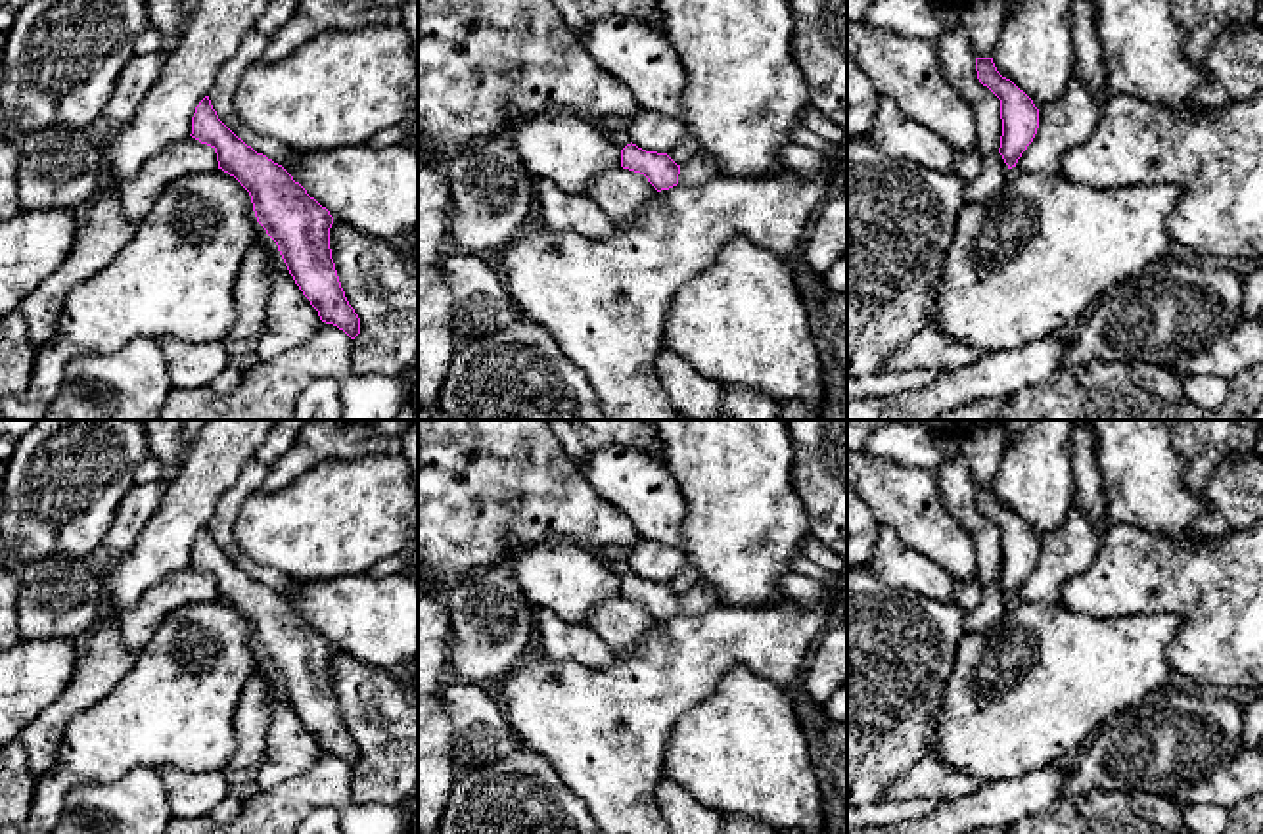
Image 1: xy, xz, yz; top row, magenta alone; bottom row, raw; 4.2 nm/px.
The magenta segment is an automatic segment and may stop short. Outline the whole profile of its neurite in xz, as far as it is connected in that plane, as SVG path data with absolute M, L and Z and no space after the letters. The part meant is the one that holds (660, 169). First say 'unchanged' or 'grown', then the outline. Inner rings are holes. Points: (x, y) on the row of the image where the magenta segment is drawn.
unchanged; M632 142L621 150L621 167L644 174L657 192L678 184L680 165L667 153L646 151Z

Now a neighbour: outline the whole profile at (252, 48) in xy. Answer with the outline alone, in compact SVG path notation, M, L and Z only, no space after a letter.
M255 31L247 33L236 54L220 67L213 88L209 90L209 100L218 119L247 146L251 146L257 153L266 155L274 163L286 167L293 159L293 150L286 144L266 138L245 127L234 109L234 96L243 77L245 69L255 61L263 59L268 46L268 36L259 35Z

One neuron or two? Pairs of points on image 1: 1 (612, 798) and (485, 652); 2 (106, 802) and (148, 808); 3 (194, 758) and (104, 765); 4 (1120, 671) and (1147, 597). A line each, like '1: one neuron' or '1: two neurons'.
1: two neurons
2: one neuron
3: one neuron
4: two neurons

